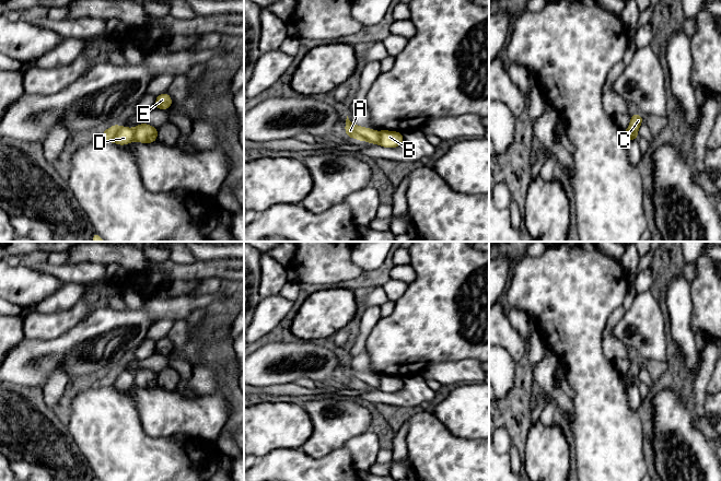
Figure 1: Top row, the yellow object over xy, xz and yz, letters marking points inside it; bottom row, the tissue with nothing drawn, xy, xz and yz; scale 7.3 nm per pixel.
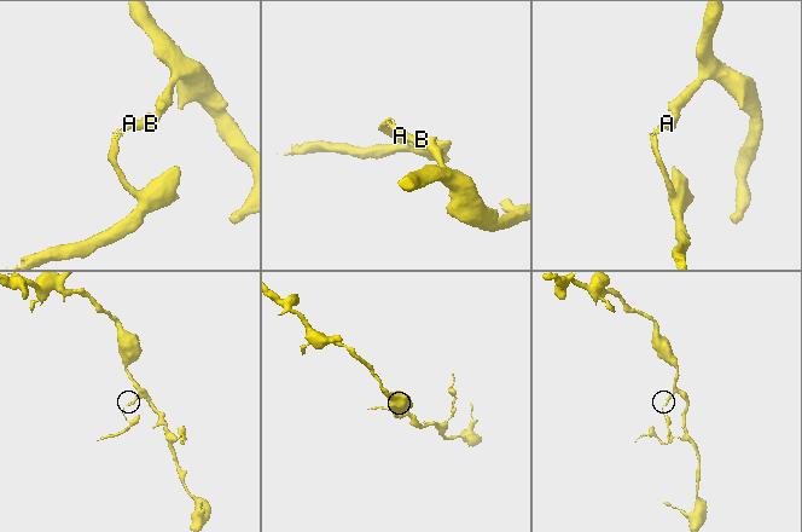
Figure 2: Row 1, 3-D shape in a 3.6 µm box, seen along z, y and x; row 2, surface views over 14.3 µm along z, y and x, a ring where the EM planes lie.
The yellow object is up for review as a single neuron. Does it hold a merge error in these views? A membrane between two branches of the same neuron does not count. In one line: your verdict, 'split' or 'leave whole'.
split

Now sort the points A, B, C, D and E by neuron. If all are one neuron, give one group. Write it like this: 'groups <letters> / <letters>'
groups A D / B C E

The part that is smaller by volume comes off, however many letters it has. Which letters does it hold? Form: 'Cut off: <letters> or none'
Cut off: A, D

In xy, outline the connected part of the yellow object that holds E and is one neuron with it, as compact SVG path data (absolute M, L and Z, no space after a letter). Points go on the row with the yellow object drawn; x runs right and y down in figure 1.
M162 93L155 97L155 108L166 110L171 107L173 103L172 97L168 93Z

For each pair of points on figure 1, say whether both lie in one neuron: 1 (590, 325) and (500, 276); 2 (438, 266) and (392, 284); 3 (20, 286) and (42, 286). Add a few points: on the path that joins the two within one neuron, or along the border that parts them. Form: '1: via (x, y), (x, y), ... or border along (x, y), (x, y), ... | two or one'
1: border along (516, 258), (508, 280) | two
2: border along (408, 284), (405, 292), (394, 302) | two
3: via (25, 286), (36, 286) | one

